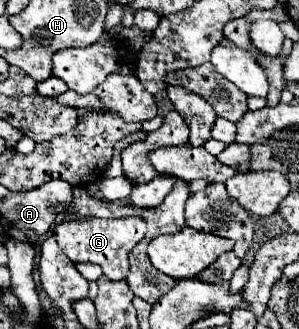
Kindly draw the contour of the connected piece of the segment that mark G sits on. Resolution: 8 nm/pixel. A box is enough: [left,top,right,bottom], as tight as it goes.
[54,217,146,281]

